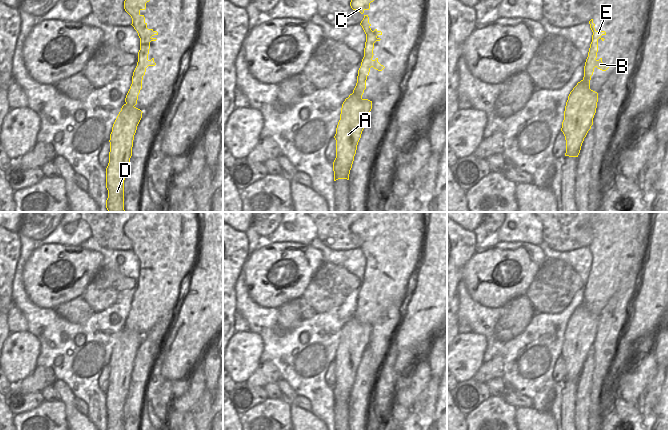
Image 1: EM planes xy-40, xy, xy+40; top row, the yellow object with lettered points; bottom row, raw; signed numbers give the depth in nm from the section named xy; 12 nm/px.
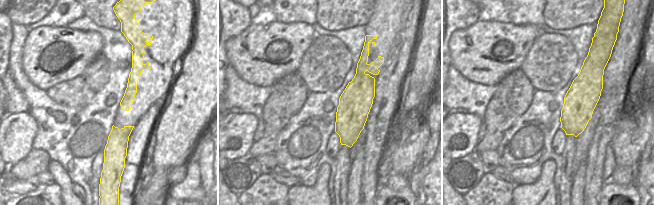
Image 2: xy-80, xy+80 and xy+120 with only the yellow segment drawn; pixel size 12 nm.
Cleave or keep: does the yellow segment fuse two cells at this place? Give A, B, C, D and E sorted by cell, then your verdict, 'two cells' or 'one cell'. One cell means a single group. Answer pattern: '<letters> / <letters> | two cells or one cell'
A D / B C E | two cells

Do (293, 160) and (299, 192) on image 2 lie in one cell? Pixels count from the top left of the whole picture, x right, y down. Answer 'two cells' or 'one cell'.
two cells

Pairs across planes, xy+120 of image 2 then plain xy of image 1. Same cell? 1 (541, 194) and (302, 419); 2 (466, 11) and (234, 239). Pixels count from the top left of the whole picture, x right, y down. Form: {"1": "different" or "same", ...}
{"1": "same", "2": "same"}

